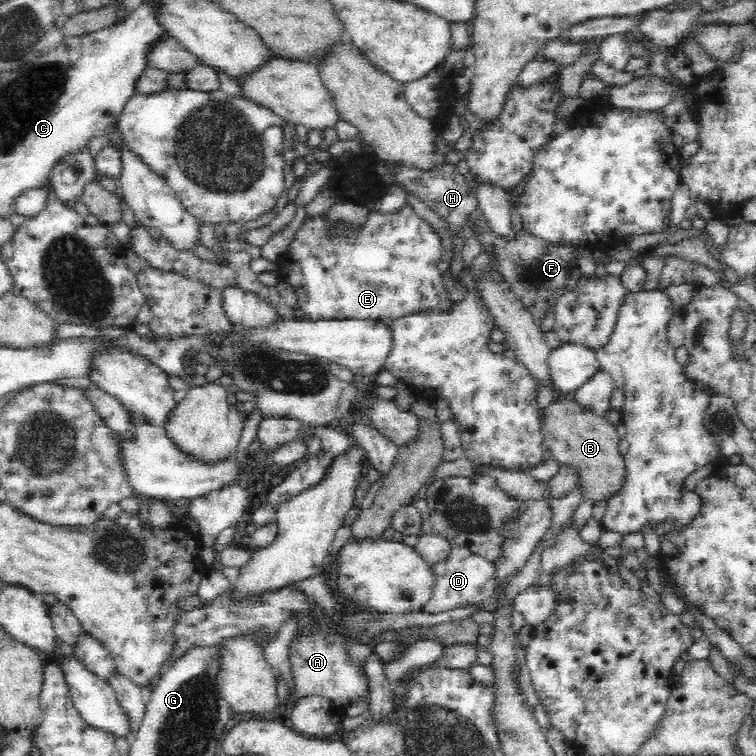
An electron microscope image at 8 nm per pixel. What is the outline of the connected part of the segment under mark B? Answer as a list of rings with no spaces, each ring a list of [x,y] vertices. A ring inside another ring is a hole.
[[[575,401],[553,402],[544,412],[542,436],[544,445],[552,451],[553,459],[560,465],[572,467],[577,474],[576,486],[580,489],[582,500],[607,502],[620,492],[627,477],[626,463],[620,455],[620,438],[616,428],[607,419],[592,415],[586,408],[581,408]]]

